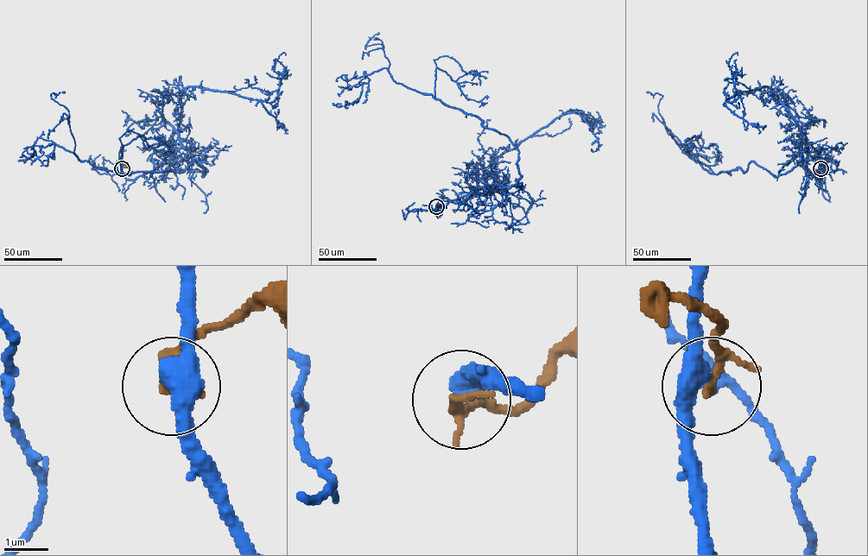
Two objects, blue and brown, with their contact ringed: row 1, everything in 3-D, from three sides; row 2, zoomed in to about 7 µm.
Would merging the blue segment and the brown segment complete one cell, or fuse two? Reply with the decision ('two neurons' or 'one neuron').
two neurons

